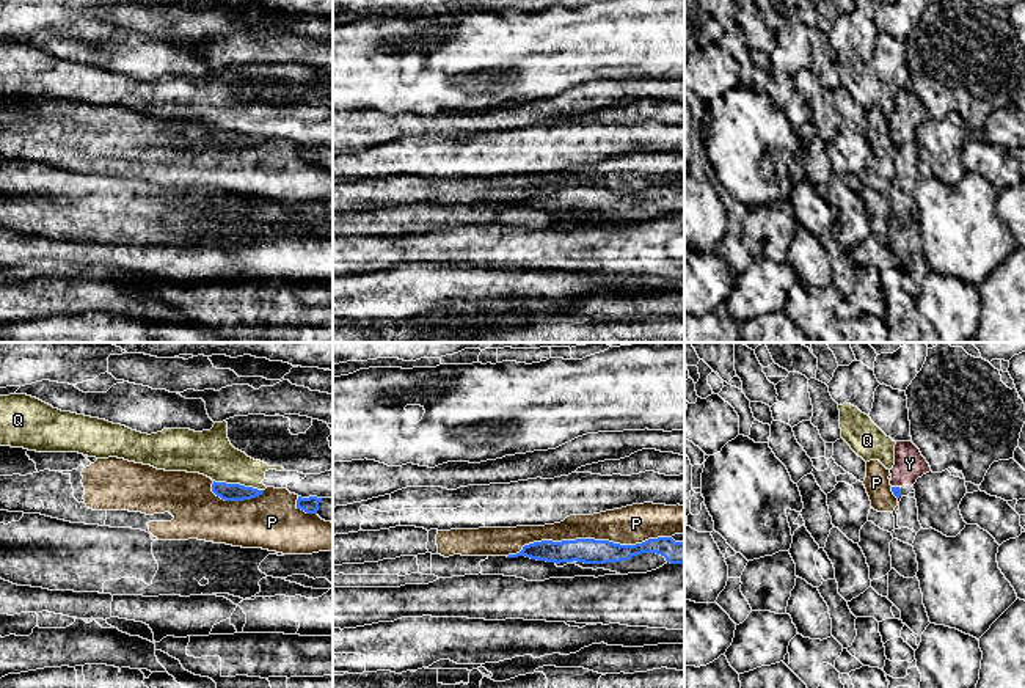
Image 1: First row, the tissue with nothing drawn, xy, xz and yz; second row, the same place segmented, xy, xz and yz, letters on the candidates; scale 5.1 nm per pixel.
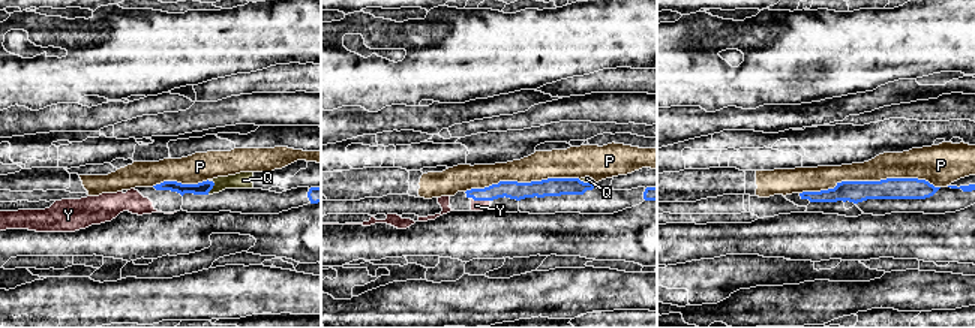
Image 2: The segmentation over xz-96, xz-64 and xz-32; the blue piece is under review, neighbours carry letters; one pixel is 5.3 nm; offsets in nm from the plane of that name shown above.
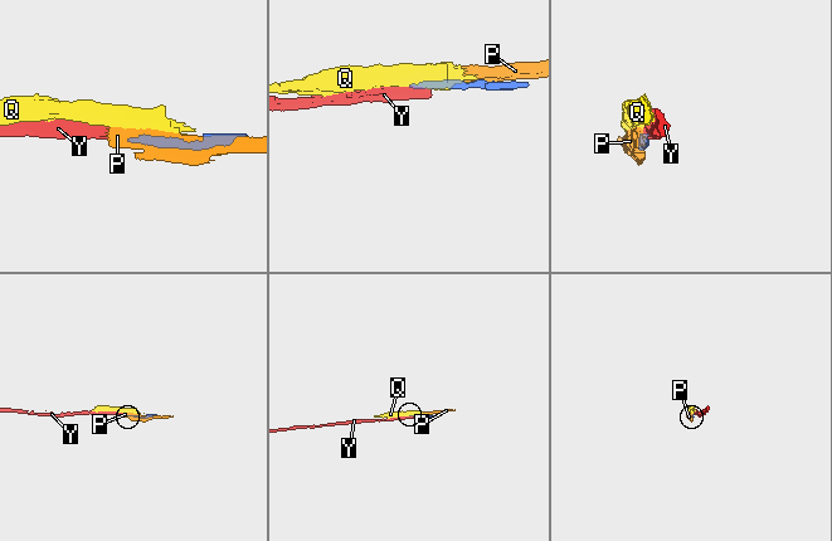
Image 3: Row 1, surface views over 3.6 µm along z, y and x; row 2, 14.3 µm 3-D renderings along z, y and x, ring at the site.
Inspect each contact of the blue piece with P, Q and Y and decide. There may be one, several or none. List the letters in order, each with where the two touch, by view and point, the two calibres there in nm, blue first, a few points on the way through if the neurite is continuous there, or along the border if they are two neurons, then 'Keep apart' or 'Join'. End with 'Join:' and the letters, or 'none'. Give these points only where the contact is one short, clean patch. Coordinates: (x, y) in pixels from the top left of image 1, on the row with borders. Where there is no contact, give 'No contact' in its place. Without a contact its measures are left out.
P: Touches blue at xz (589, 539). Thickness 130 nm (blue) against 200 nm. Keep apart
Q: Touches blue at xy (239, 484). Thickness 100 nm (blue) against 240 nm. Boundary: xy (214, 479), (262, 490). Keep apart
Y: Touches blue at yz (895, 487). Thickness 50 nm (blue) against 160 nm. Path across: yz (897, 490), (895, 487), (909, 464). Join
Join: Y

